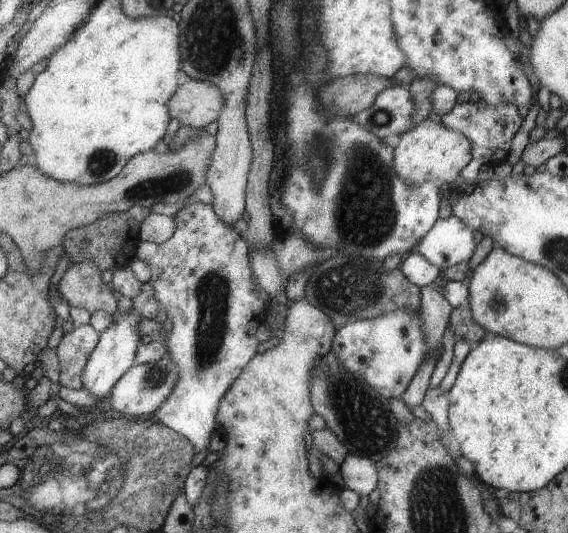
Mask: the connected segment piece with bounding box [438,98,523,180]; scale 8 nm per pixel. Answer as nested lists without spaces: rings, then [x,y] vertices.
[[[476,98],[456,103],[450,112],[438,118],[445,127],[467,135],[471,141],[474,156],[468,166],[465,166],[464,176],[466,178],[474,180],[478,170],[484,164],[495,166],[507,160],[511,140],[522,126],[523,119],[520,117],[518,110],[519,108],[514,103],[492,106],[485,103],[484,99]]]

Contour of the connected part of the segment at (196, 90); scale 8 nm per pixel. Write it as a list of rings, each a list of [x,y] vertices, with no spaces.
[[[196,79],[186,80],[176,89],[174,96],[168,101],[172,118],[178,118],[180,125],[191,126],[192,128],[206,127],[214,122],[223,112],[223,92],[210,81],[199,81]]]

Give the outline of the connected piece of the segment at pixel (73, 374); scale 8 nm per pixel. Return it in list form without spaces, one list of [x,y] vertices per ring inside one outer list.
[[[90,324],[76,325],[73,332],[64,333],[57,347],[61,364],[59,384],[68,388],[83,388],[83,370],[90,353],[98,344],[100,333]]]

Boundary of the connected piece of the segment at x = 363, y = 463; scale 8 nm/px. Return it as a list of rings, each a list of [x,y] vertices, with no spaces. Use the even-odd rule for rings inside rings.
[[[348,454],[339,466],[346,488],[360,496],[370,494],[377,487],[377,464],[366,457]]]

